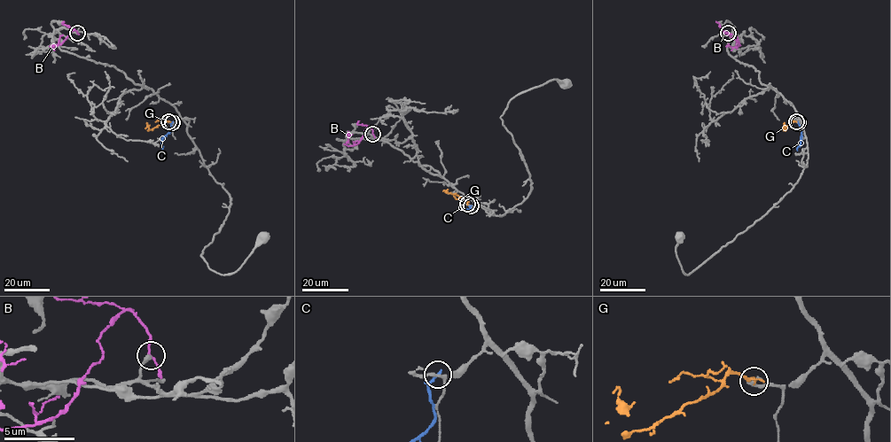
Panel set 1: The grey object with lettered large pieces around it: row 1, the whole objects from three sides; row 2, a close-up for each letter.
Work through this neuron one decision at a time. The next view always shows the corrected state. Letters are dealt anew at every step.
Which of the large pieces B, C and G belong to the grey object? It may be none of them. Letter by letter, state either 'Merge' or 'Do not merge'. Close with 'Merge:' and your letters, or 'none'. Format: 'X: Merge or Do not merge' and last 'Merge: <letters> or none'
B: Do not merge
C: Do not merge
G: Do not merge
Merge: none

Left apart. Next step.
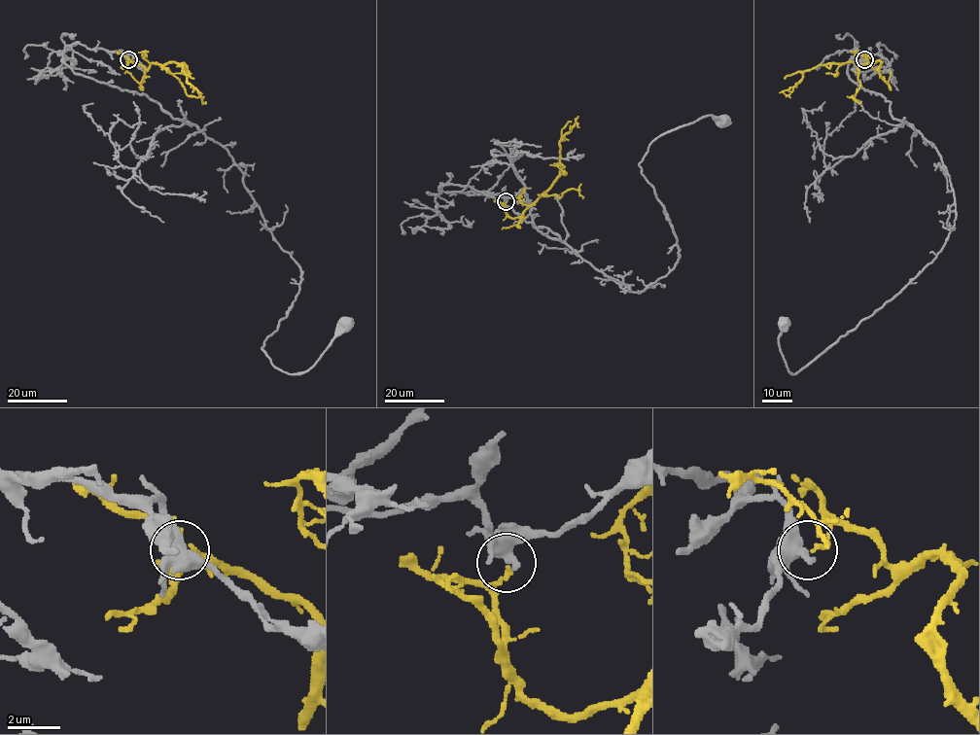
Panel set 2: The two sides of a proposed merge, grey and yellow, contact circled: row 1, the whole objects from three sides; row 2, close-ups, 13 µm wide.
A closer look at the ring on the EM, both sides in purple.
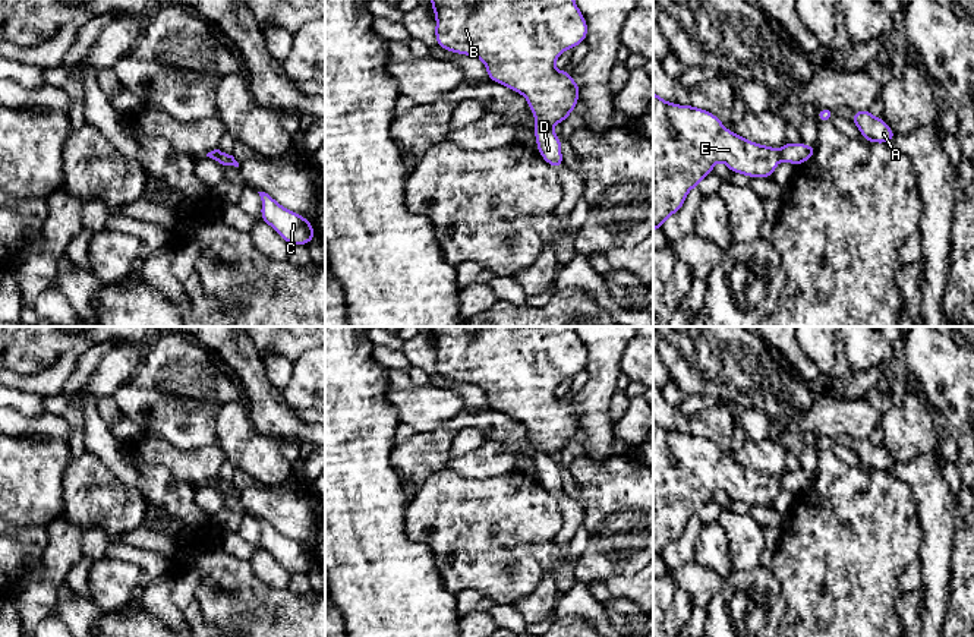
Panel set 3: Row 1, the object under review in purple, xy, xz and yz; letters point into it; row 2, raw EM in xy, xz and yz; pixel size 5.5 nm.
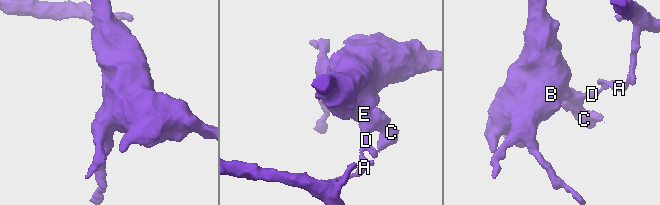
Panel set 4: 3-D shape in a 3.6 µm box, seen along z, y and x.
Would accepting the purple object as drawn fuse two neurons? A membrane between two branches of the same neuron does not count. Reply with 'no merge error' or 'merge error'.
merge error

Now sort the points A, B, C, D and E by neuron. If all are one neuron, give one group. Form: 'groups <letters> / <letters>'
groups A D / B C E

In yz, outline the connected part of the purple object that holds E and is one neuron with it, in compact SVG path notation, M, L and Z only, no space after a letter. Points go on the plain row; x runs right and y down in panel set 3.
M653 419L653 559L659 558L669 543L683 536L687 521L697 515L702 507L713 501L713 493L718 489L724 489L731 501L767 507L775 501L781 483L776 476L754 472L728 458L713 441L690 432L680 433L663 429Z

